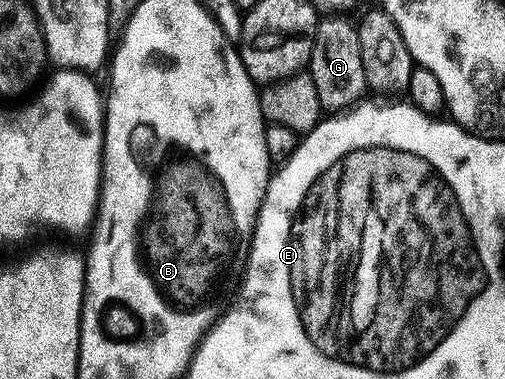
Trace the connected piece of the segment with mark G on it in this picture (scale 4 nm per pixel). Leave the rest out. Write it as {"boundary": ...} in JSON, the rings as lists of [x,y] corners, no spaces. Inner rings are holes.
{"boundary":[[[328,16],[325,18],[328,19],[325,22],[323,19],[316,27],[316,43],[312,49],[312,59],[308,61],[306,70],[307,73],[312,75],[314,88],[318,88],[318,100],[320,101],[321,111],[344,112],[357,105],[363,99],[360,97],[366,94],[368,90],[366,76],[362,72],[362,52],[358,48],[358,32],[353,23],[350,24],[342,19],[345,17]]]}

